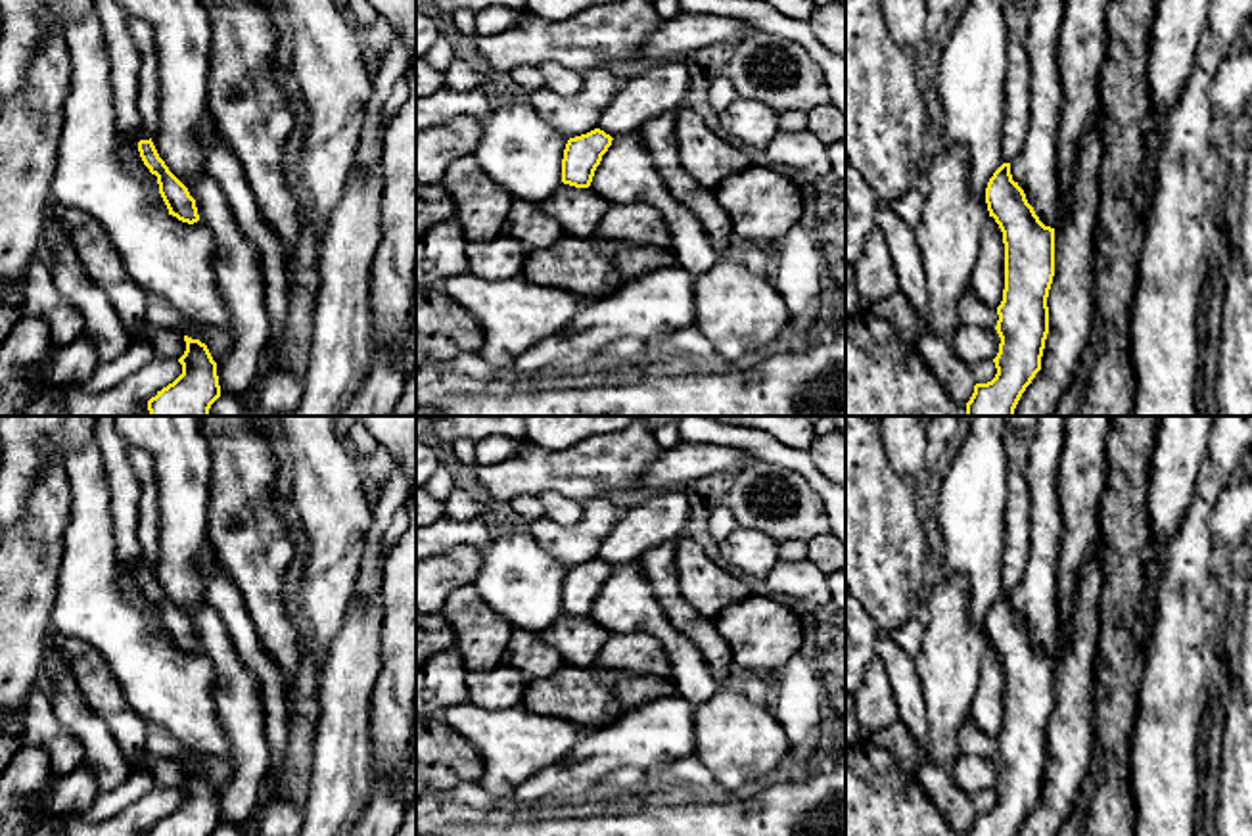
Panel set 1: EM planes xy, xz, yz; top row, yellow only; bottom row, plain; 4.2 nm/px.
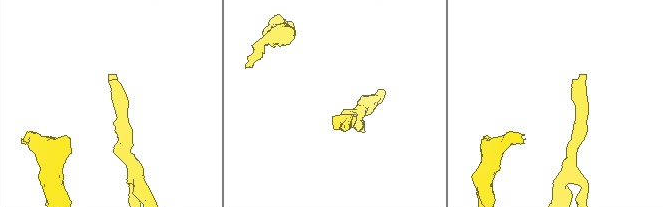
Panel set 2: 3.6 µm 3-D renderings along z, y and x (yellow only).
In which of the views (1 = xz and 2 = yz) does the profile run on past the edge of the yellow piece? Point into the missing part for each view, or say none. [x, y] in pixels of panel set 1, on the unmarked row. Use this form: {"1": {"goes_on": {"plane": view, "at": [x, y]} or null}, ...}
{"1": {"goes_on": null}, "2": {"goes_on": null}}

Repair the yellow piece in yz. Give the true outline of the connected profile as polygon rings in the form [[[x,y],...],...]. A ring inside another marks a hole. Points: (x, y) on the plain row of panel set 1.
[[[1003,592],[987,612],[985,633],[989,646],[1003,662],[1005,719],[997,736],[999,782],[993,788],[997,803],[987,813],[976,813],[966,836],[1016,836],[1026,817],[1041,800],[1049,763],[1047,727],[1055,706],[1055,658],[1045,656],[1028,633],[1024,619],[1012,610],[1010,592]]]

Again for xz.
[[[600,558],[569,568],[562,589],[562,612],[575,617],[589,617],[612,569],[614,568]]]

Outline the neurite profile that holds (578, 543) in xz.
[[[598,495],[583,502],[581,518],[569,525],[560,525],[546,516],[529,522],[529,535],[552,558],[568,568],[575,568],[598,558],[598,550],[621,510],[606,497]]]

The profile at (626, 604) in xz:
[[[638,560],[612,569],[589,617],[610,633],[652,635],[667,654],[677,694],[690,704],[700,706],[719,690],[698,648],[665,617]]]

